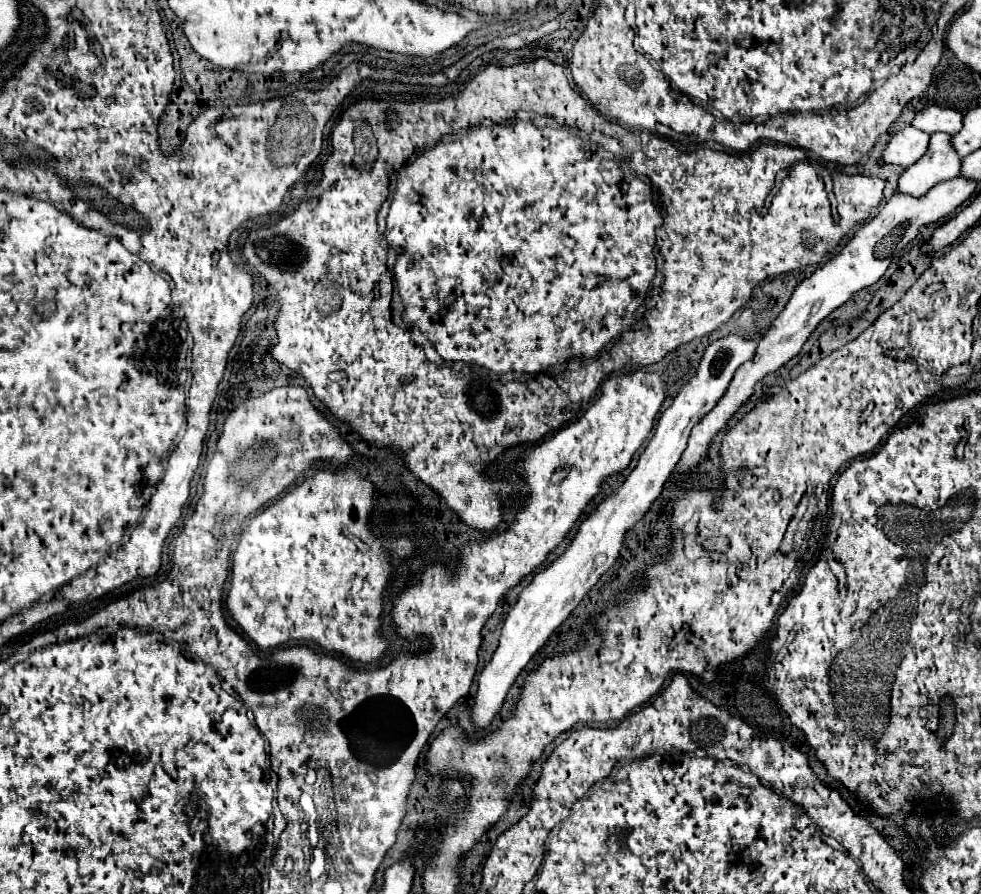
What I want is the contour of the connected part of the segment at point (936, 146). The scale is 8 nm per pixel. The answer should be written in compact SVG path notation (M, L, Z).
M931 134L929 150L923 154L921 160L917 160L913 166L905 168L899 176L897 194L909 194L909 196L925 196L929 188L943 180L951 180L959 174L961 158L951 146L949 134Z

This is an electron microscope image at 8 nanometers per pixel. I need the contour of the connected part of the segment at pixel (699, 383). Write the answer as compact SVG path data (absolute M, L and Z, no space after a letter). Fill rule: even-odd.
M755 332L753 336L729 334L725 338L711 342L705 348L705 354L697 366L695 376L683 384L679 394L673 398L673 404L661 414L649 446L641 454L637 468L629 474L629 478L619 488L619 492L605 498L605 502L601 502L581 522L571 546L549 568L537 572L533 582L523 588L517 604L507 614L507 620L503 624L501 644L497 646L491 662L479 674L481 688L477 690L475 708L473 708L475 728L487 728L491 724L491 720L497 716L505 700L505 694L509 692L511 684L515 682L519 672L525 668L525 664L547 642L551 632L559 628L561 622L579 606L583 596L591 590L593 584L597 584L601 574L605 574L613 566L613 562L619 556L625 532L631 530L635 522L641 520L643 514L649 510L653 500L659 498L663 484L667 482L677 462L681 460L681 454L687 446L693 426L715 408L715 404L727 392L727 386L735 370L743 362L755 356L755 350L761 338L763 338L763 332Z

